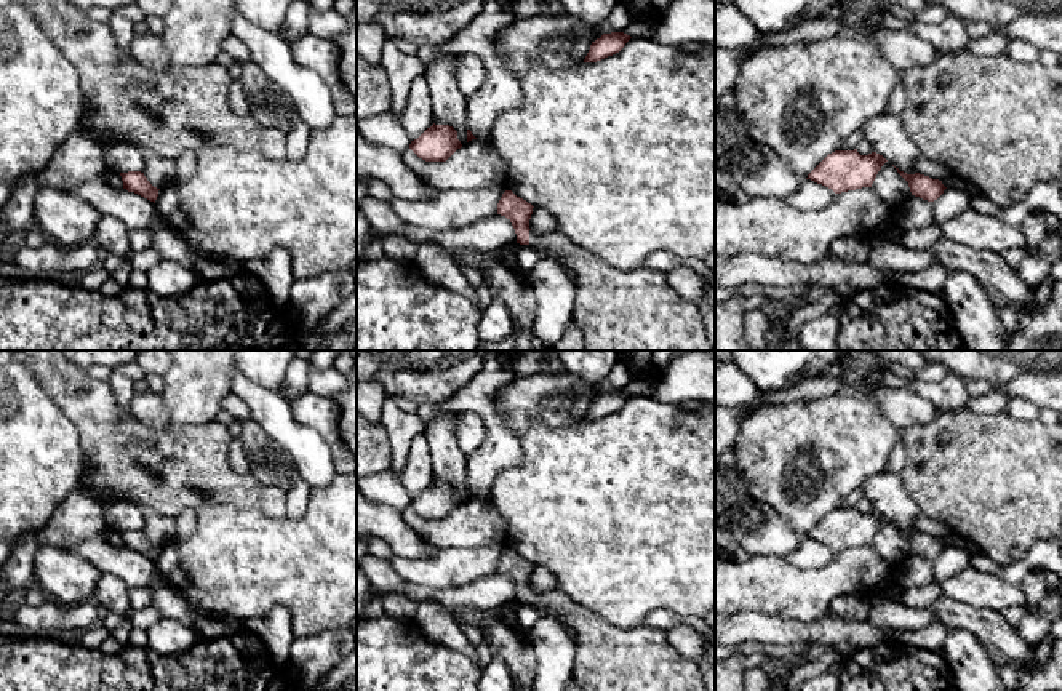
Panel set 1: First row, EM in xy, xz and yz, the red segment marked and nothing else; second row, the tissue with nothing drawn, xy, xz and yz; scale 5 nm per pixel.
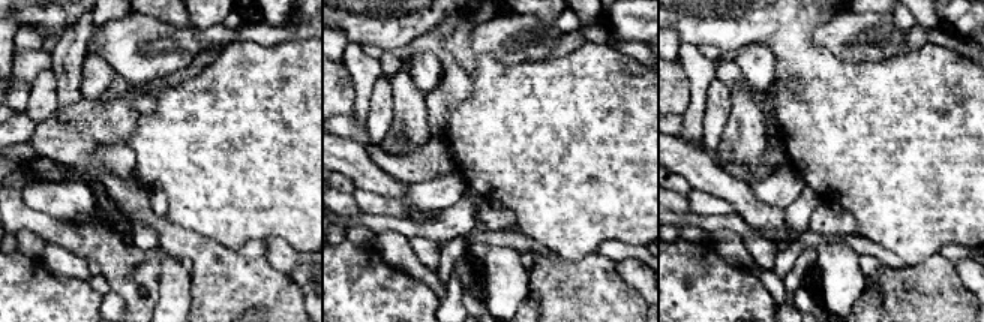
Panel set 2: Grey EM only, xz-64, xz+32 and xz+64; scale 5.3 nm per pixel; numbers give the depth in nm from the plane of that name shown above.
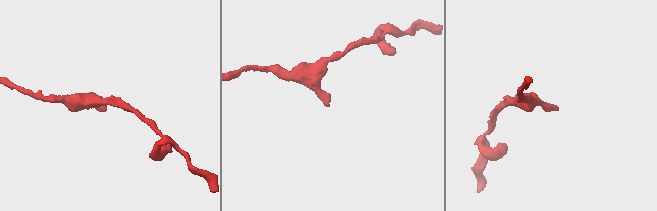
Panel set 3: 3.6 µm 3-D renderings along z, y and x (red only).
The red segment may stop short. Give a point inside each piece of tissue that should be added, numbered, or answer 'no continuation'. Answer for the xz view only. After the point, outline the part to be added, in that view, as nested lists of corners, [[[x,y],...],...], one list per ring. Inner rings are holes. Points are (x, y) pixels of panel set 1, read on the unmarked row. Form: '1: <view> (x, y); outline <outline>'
1: xz (608, 658); outline [[[529,589],[529,603],[547,608],[549,616],[576,629],[574,680],[582,691],[705,691],[699,664],[681,656],[669,643],[665,630],[646,625],[614,627],[560,589],[549,592]]]

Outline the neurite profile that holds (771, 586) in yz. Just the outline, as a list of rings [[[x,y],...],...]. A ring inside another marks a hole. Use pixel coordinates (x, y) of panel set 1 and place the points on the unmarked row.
[[[873,545],[836,552],[822,568],[800,568],[782,557],[750,557],[733,561],[715,555],[715,613],[731,616],[742,611],[761,613],[781,619],[809,622],[830,611],[835,598],[867,595],[875,598],[896,587],[899,563],[884,560]]]

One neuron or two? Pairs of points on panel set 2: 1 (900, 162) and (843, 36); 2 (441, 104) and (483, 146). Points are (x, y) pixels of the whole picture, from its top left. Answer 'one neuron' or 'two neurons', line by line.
1: two neurons
2: two neurons

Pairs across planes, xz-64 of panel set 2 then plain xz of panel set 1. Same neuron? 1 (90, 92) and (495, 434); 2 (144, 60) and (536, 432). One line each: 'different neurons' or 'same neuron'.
1: different neurons
2: different neurons

